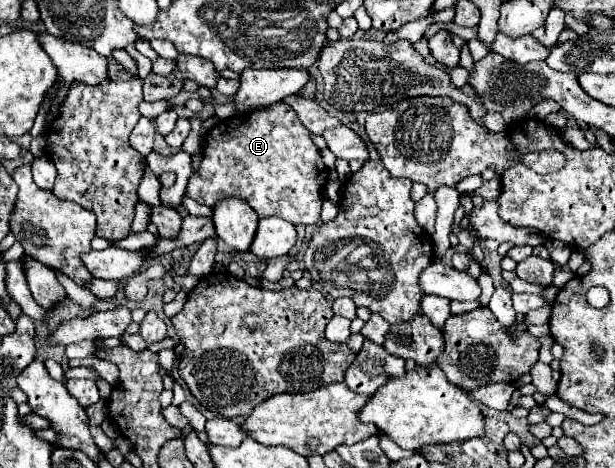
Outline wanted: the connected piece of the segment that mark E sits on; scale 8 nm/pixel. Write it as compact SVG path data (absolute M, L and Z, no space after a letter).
M277 102L269 106L263 112L251 112L241 116L231 116L225 120L219 120L207 134L203 144L203 160L197 170L189 176L189 184L185 194L199 204L213 206L219 198L243 198L257 214L259 218L265 216L279 216L291 224L303 224L303 226L315 226L321 222L321 190L323 184L327 184L327 168L321 160L319 148L311 142L309 130L299 122L297 114L285 106L283 102Z

